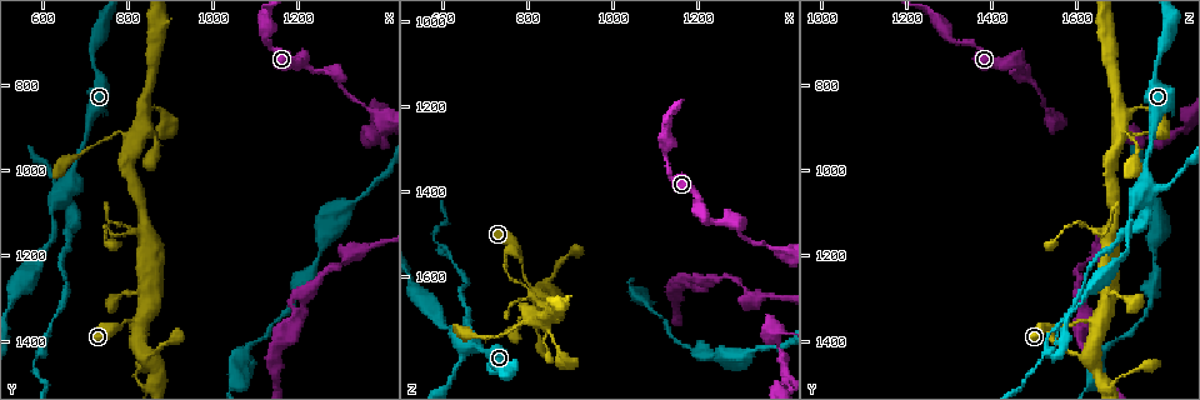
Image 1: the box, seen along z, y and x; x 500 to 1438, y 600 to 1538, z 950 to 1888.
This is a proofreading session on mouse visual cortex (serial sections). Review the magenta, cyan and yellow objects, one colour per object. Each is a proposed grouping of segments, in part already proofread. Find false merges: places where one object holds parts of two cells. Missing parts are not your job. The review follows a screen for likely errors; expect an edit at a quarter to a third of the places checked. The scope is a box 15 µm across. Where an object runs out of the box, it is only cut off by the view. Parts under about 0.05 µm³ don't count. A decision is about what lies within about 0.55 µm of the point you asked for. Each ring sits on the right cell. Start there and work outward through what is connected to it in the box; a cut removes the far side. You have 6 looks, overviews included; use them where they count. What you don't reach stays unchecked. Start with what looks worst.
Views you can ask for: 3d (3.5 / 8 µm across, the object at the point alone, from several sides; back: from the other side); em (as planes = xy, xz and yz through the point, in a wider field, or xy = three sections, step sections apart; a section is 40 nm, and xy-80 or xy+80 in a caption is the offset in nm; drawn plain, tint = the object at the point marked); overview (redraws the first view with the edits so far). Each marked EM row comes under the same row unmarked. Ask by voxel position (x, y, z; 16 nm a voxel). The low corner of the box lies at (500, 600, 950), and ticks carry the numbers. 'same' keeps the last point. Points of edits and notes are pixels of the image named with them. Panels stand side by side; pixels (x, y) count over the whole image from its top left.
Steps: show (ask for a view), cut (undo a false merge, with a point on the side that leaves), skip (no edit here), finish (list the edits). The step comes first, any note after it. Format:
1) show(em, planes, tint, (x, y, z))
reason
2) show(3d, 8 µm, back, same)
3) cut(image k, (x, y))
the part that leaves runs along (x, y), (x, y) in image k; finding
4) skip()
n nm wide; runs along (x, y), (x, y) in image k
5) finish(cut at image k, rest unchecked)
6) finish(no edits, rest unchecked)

show(3d, 3.5 µm, (660, 1040, 1760))

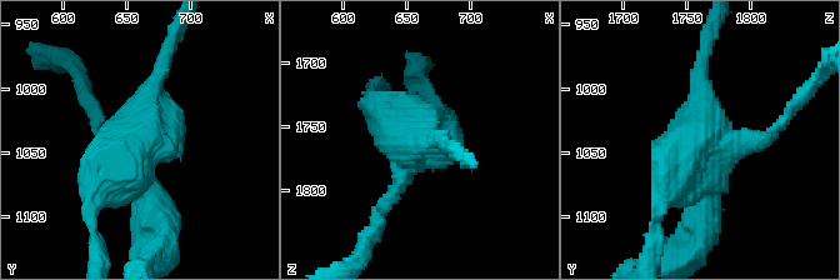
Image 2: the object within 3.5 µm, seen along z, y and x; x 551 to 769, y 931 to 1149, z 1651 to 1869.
show(em, xy, step 3, tint, (656, 1036, 1758))
need the tissue

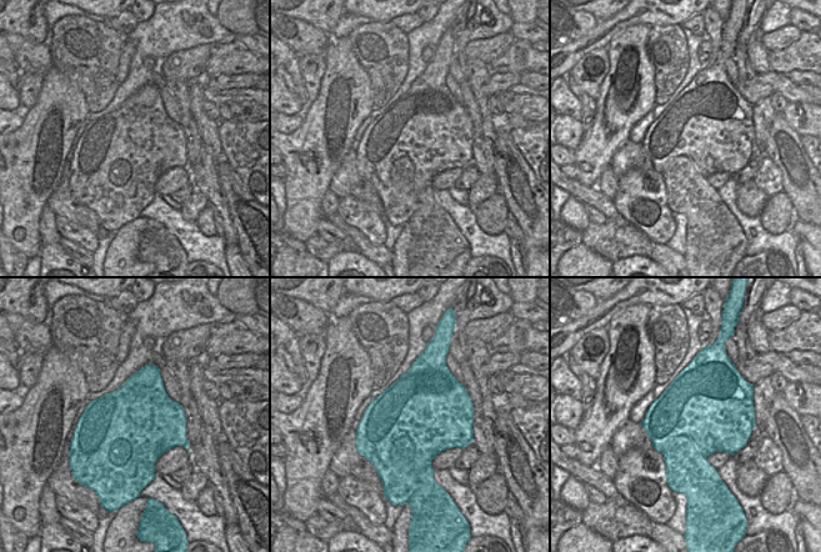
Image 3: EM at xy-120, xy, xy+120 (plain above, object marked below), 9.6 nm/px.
cut(image 2, (679, 235))
the part that leaves runs along (704, 181), (704, 235), (666, 261) in image 2; two cells meet here

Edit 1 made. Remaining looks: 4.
show(overview)
redraw

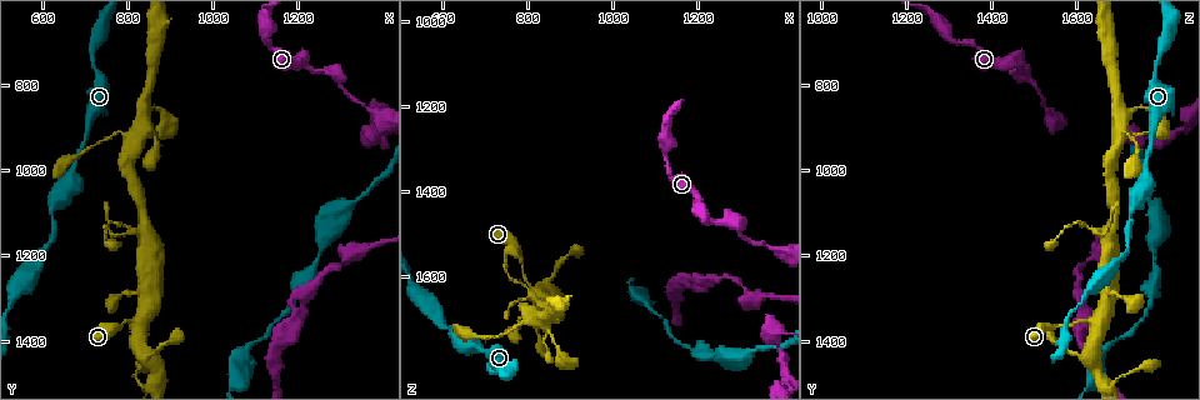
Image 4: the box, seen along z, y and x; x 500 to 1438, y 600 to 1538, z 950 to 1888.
show(3d, 3.5 µm, (805, 1145, 1635))
thick turns thin

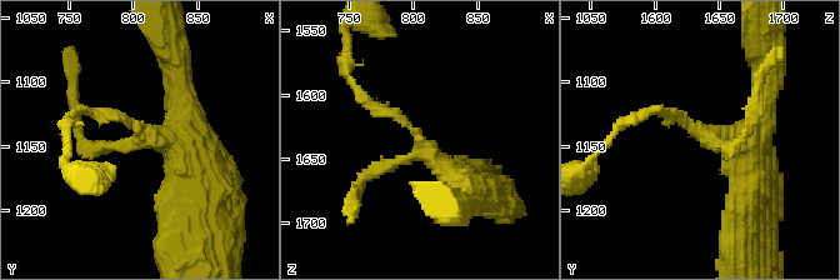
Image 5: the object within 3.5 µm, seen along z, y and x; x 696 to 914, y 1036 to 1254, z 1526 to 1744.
show(em, xy, step 2, tint, (810, 1142, 1638))

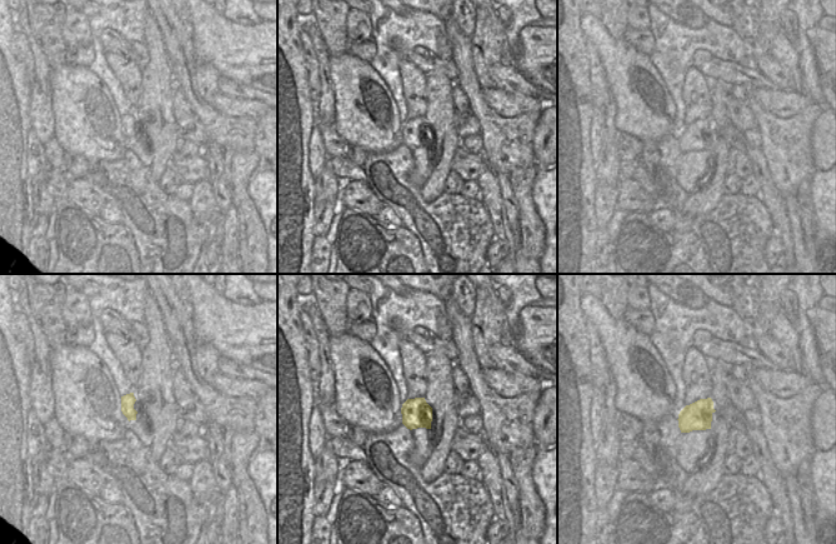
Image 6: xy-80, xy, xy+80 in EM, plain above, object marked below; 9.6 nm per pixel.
skip()
runs along (469, 189), (396, 115), (361, 100) in image 5; one cell here

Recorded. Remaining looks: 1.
finish(cut at image 2, rest unchecked)

